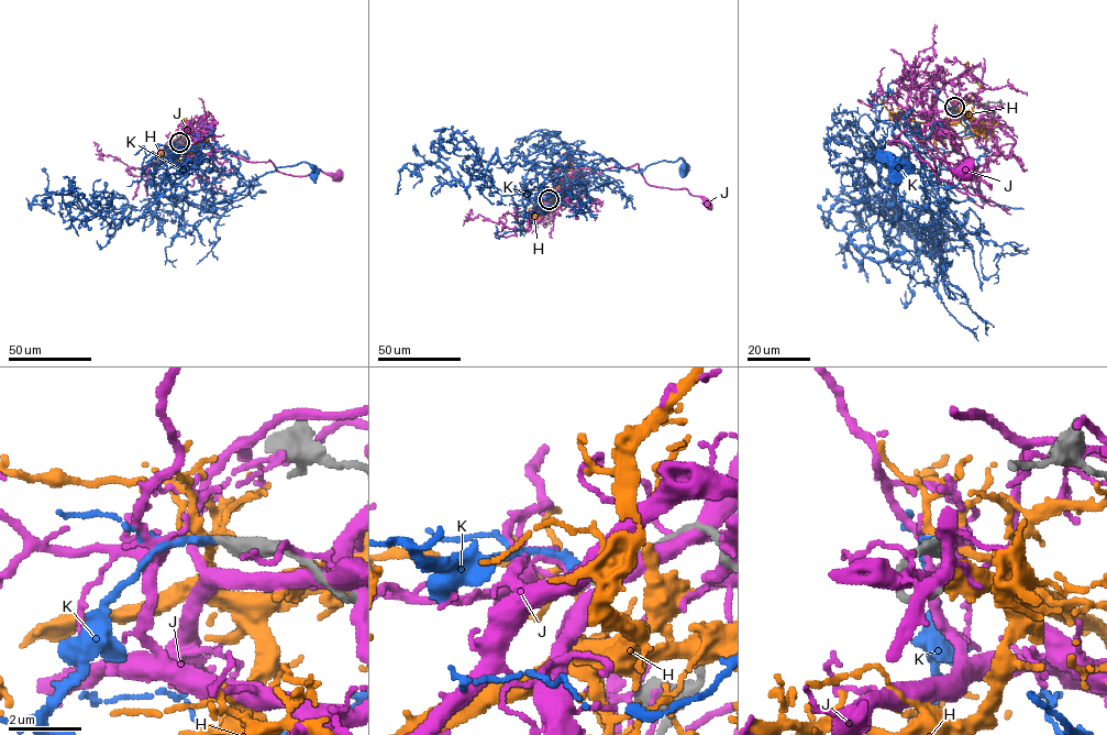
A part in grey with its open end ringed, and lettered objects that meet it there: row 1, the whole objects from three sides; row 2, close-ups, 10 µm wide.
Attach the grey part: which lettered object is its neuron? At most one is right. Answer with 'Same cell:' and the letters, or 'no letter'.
Same cell: K

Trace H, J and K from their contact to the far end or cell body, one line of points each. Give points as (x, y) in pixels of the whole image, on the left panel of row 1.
H: (178, 141), (180, 151), (190, 151), (208, 139)
J: (179, 142), (176, 146), (194, 157), (227, 151), (251, 162), (269, 161), (294, 175), (318, 169), (340, 175)
K: (179, 142), (172, 160), (194, 171), (163, 194), (200, 205), (235, 197), (279, 167), (307, 162), (314, 175)

